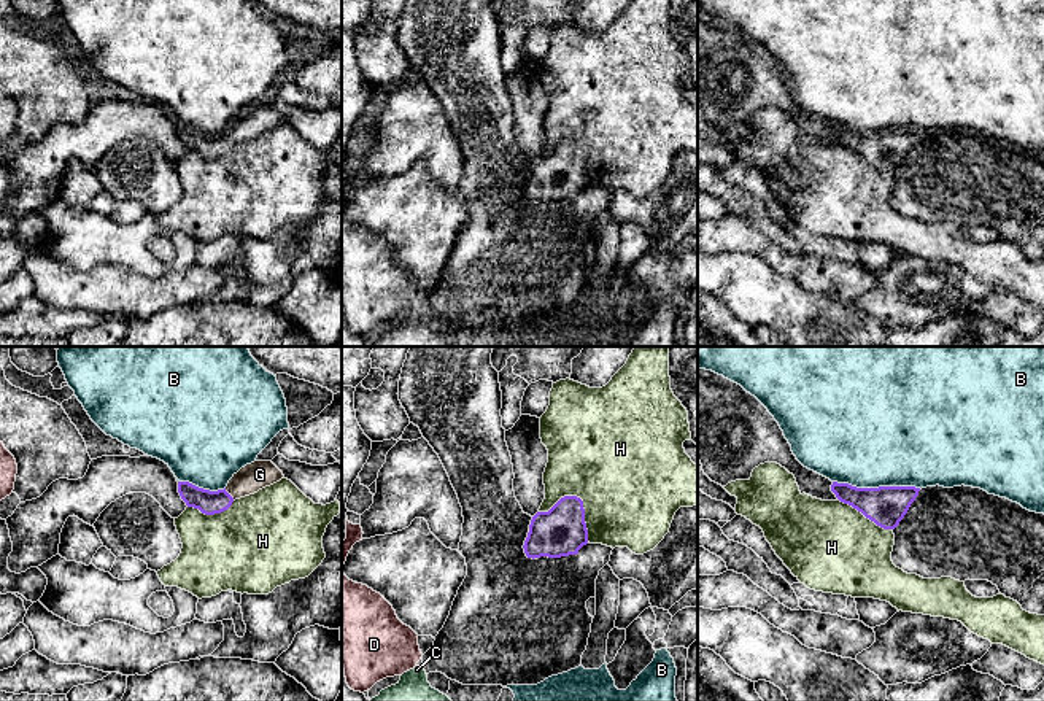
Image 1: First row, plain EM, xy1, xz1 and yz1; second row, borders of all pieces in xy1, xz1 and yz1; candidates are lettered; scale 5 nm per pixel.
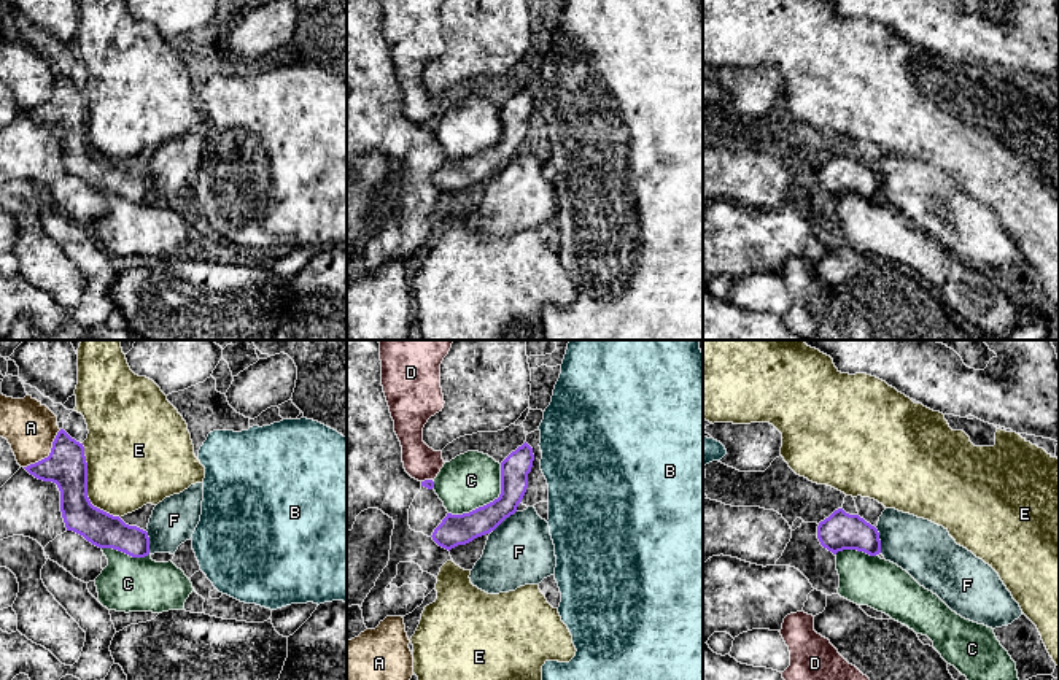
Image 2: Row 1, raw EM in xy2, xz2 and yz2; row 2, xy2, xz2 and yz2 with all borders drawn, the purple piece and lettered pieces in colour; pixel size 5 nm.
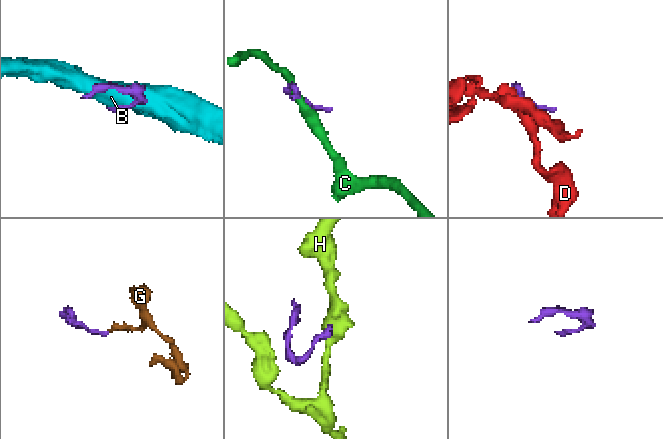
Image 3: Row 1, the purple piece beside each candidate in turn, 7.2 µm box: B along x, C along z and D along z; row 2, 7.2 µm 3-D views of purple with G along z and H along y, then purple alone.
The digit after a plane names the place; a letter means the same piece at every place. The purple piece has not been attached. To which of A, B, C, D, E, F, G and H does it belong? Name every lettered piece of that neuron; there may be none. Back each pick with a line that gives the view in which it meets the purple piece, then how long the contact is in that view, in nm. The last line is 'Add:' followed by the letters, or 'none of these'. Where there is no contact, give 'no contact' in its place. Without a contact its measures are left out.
G: meets purple in xy1; contact 80 nm long
Add: G

